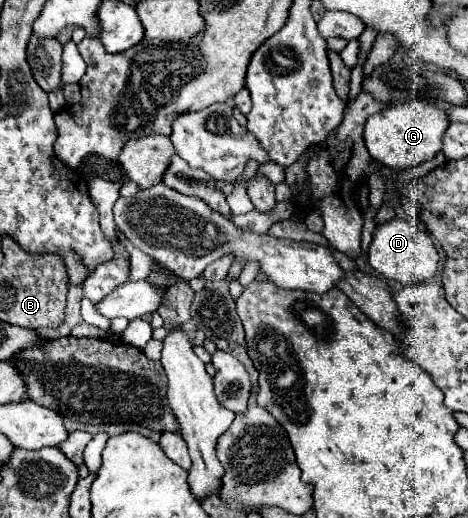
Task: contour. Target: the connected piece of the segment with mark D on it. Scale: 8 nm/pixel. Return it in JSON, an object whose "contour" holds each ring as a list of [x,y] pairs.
{"contour":[[[392,218],[388,222],[382,222],[376,226],[376,230],[372,234],[368,262],[384,278],[396,280],[406,286],[420,284],[420,282],[430,280],[436,274],[438,260],[440,260],[440,256],[438,256],[434,242],[432,242],[432,236],[406,220]]]}

